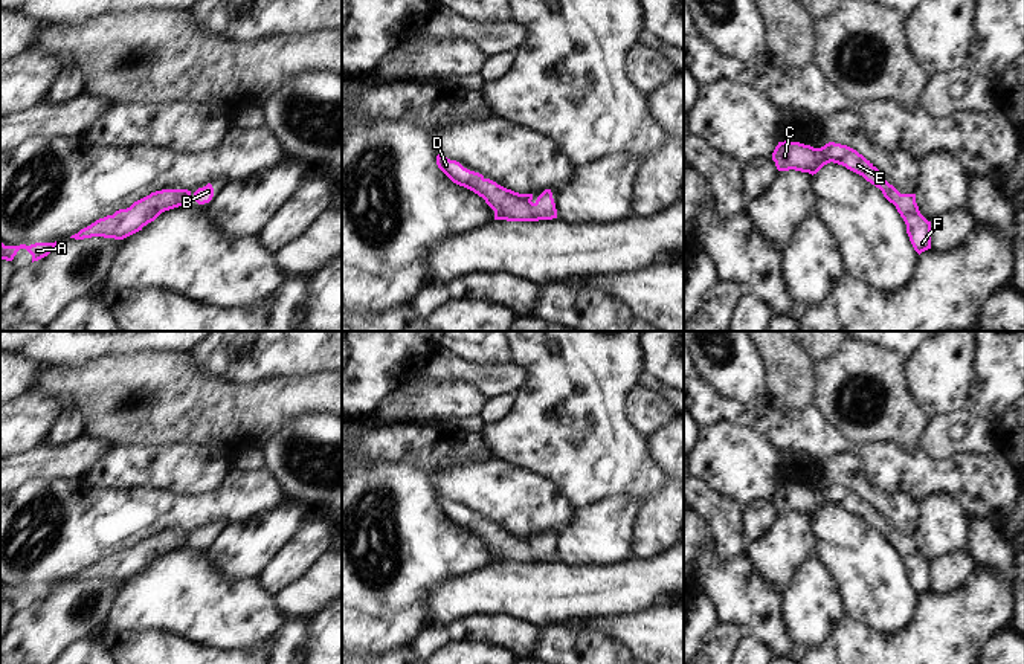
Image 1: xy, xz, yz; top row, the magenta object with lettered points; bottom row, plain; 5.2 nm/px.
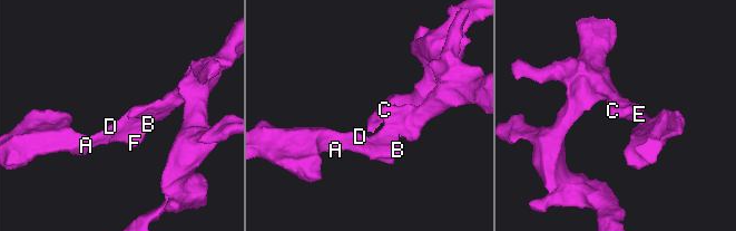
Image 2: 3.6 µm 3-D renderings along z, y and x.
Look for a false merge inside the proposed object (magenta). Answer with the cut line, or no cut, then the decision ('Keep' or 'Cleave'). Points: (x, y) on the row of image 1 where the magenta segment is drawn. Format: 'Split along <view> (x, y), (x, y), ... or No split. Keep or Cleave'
No split. Keep

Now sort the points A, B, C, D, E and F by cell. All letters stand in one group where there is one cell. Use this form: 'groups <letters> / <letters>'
groups A B C D E F

